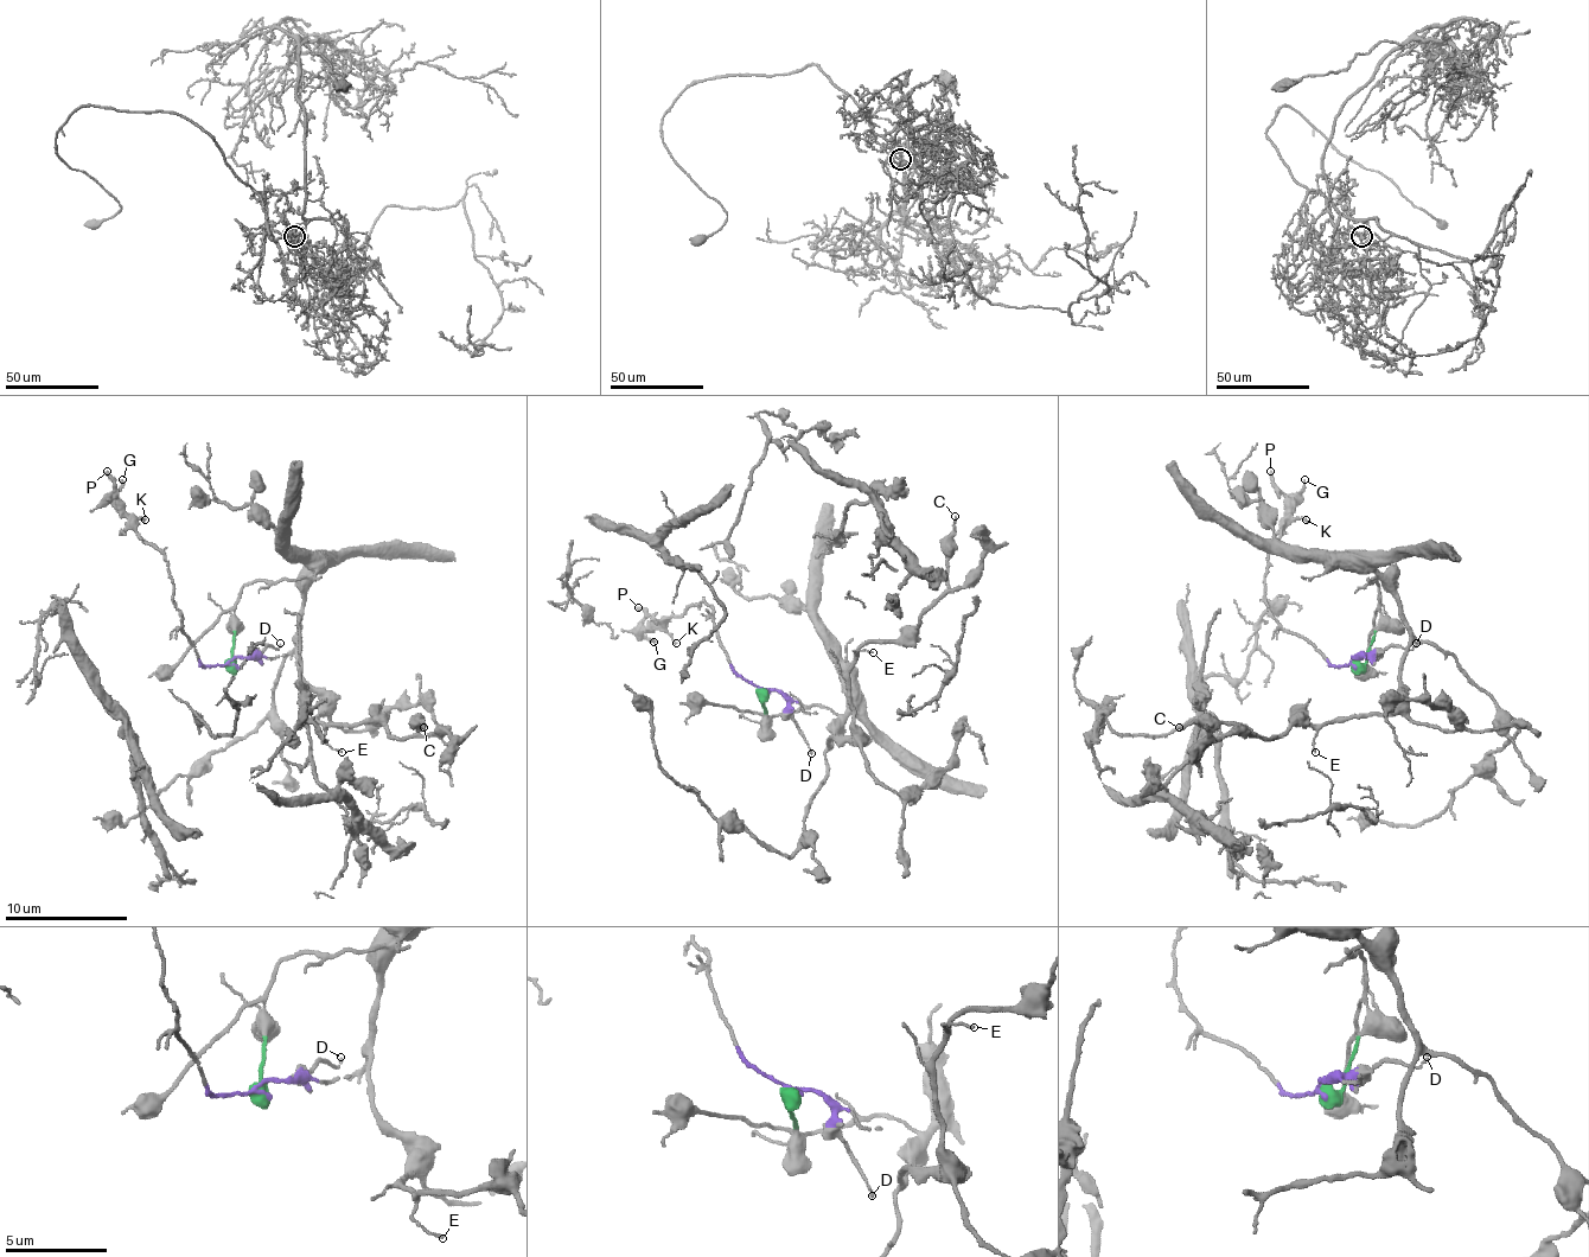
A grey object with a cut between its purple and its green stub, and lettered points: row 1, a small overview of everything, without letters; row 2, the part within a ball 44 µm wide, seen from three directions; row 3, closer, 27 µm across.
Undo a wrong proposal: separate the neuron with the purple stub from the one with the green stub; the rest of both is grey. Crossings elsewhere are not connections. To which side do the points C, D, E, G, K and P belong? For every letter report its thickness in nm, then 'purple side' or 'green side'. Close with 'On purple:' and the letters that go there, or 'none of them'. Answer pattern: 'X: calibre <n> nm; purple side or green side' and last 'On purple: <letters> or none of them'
C: calibre 140 nm; green side
D: calibre 110 nm; purple side
E: calibre 100 nm; green side
G: calibre 180 nm; purple side
K: calibre 140 nm; purple side
P: calibre 220 nm; purple side
On purple: D, G, K, P

